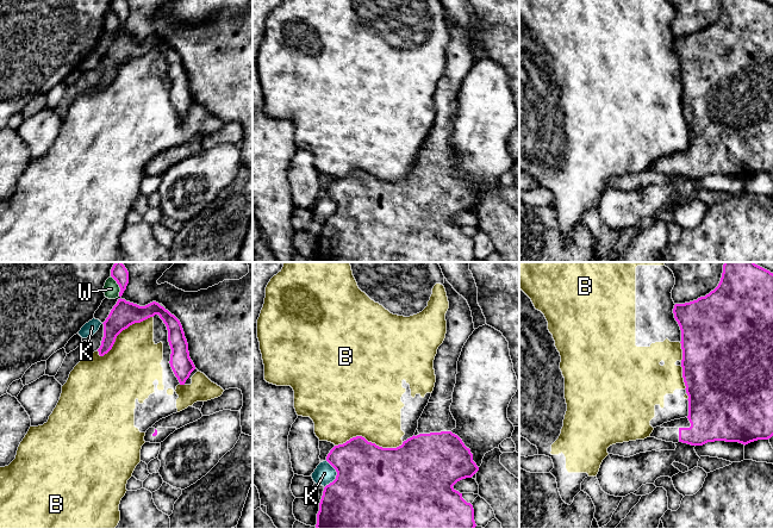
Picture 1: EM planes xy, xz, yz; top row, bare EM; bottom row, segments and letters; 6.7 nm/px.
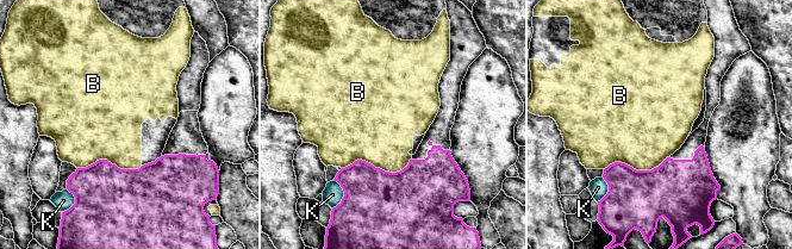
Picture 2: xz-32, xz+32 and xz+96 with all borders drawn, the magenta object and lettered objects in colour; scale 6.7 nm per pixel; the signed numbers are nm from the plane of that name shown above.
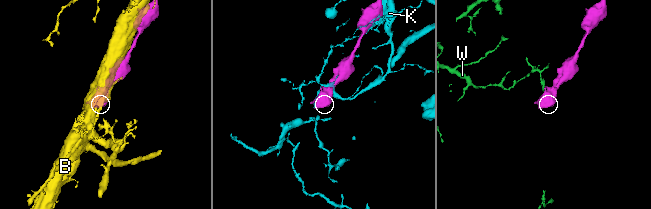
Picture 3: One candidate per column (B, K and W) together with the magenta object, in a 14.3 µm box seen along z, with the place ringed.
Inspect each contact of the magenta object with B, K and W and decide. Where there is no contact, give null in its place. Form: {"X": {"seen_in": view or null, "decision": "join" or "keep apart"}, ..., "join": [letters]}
{"B": {"seen_in": "xz", "decision": "keep apart"}, "K": {"seen_in": "xz", "decision": "keep apart"}, "W": {"seen_in": "xy", "decision": "keep apart"}, "join": []}

